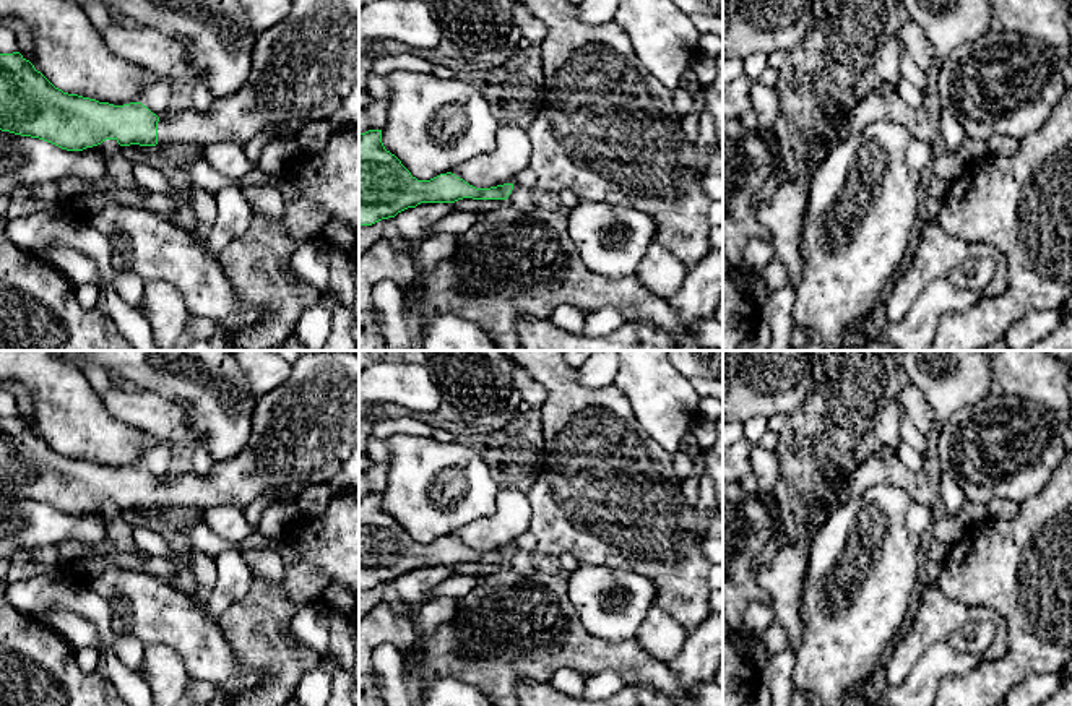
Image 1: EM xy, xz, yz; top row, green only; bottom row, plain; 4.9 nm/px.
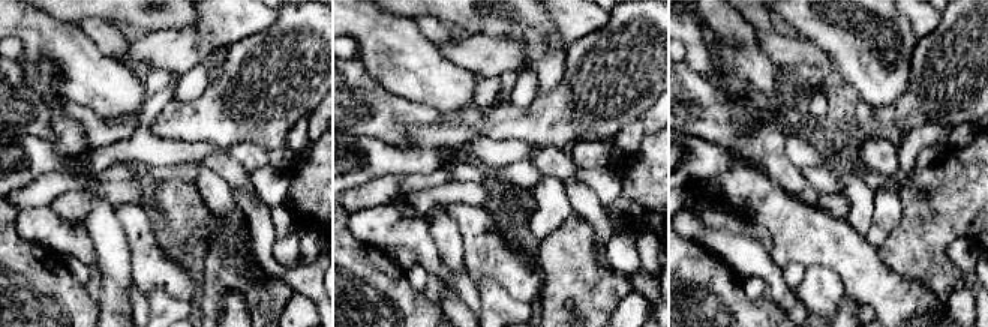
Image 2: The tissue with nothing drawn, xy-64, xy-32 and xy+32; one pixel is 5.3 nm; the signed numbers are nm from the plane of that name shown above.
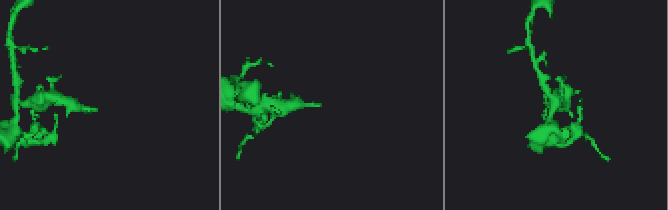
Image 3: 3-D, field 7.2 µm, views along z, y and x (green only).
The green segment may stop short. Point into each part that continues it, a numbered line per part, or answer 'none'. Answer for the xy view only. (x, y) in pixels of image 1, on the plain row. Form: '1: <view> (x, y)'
1: xy (302, 432)

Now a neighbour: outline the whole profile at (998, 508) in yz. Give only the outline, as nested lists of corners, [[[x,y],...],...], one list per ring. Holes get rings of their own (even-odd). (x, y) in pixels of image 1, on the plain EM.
[[[994,498],[986,503],[989,519],[1014,519],[1020,513],[1020,503]]]

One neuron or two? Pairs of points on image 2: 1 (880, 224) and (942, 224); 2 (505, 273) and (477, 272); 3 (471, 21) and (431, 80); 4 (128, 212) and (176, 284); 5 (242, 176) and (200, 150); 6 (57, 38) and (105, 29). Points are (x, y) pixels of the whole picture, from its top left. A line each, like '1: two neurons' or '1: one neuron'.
1: two neurons
2: one neuron
3: two neurons
4: one neuron
5: two neurons
6: two neurons

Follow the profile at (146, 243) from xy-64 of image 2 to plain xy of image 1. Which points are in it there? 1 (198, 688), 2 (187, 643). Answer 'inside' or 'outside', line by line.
1: outside
2: inside

